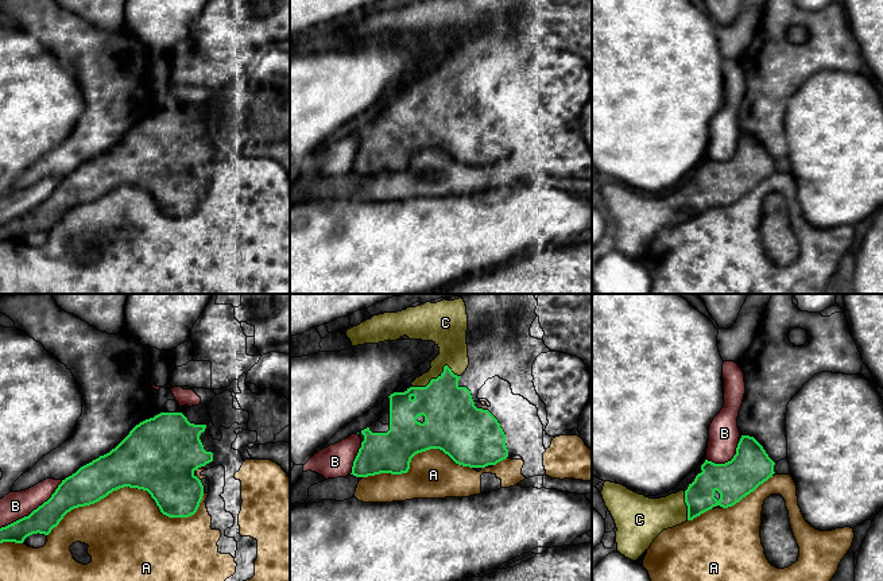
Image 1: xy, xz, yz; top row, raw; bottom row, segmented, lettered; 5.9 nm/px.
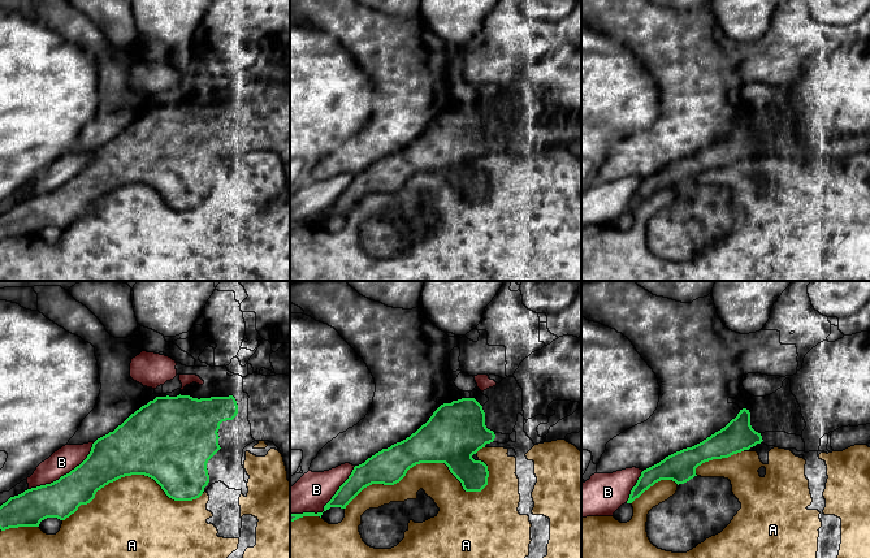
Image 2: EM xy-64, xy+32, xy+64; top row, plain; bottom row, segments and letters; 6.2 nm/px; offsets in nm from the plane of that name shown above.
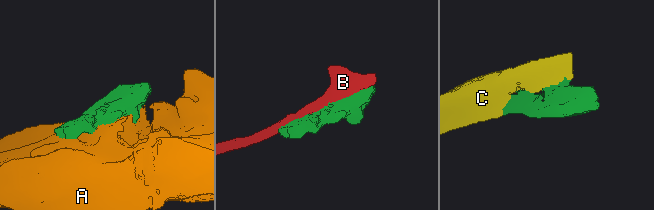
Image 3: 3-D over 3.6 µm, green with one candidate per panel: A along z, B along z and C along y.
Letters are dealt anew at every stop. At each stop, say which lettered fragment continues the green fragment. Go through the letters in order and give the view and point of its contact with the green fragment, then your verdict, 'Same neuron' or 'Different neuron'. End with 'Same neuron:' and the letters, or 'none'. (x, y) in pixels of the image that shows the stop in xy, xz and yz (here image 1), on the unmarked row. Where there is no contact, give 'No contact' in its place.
A: Touches green at xy (135, 185). Different neuron
B: Touches green at xy (34, 208). Different neuron
C: Touches green at xz (438, 74). Same neuron
Same neuron: C

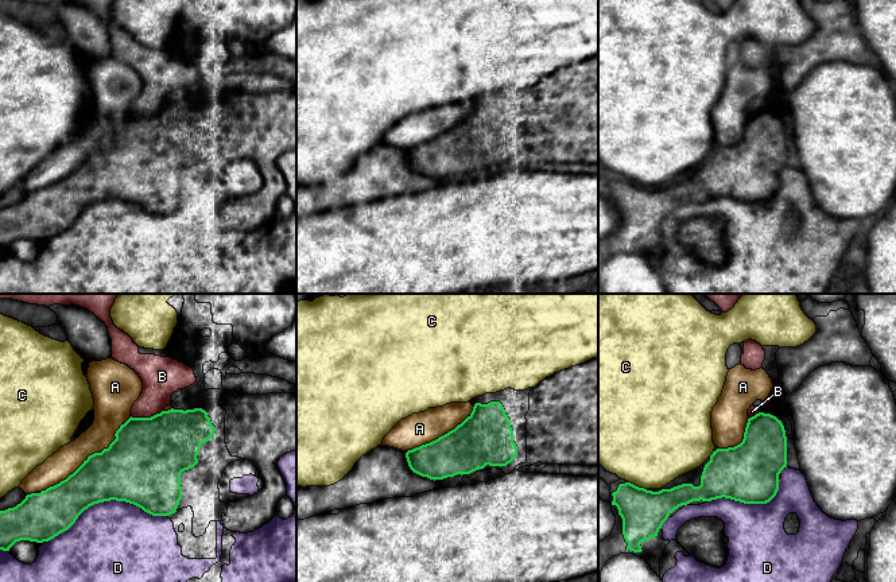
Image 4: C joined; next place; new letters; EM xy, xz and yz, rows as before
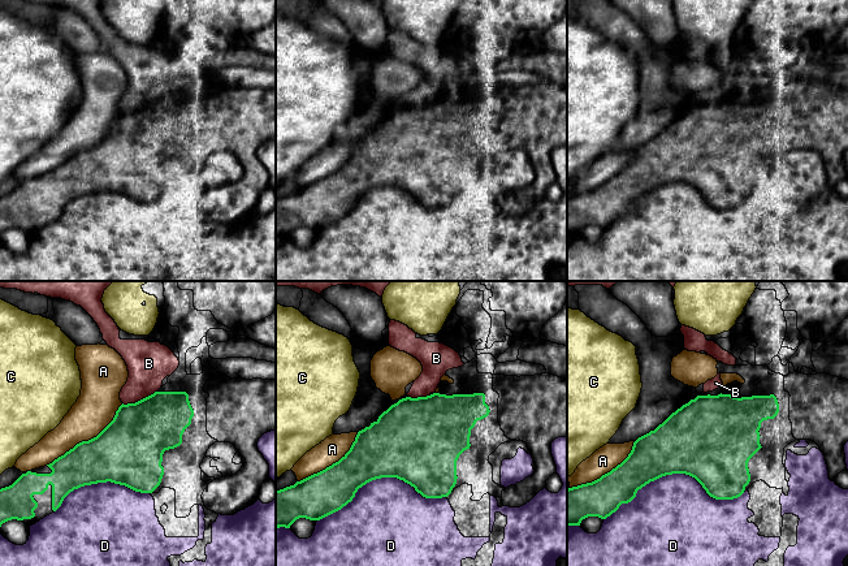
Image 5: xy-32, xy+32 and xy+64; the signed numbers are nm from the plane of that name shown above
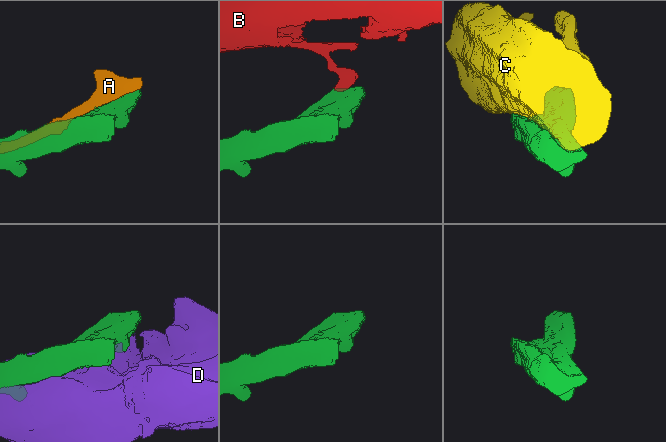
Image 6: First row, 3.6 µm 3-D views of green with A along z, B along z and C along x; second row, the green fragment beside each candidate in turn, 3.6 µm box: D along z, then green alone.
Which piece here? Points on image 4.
A: Touches green at xy (89, 154). Different neuron
B: Touches green at xy (146, 116). Different neuron
C: Touches green at yz (637, 185). Different neuron
D: Touches green at xy (105, 198). Different neuron
Same neuron: none

